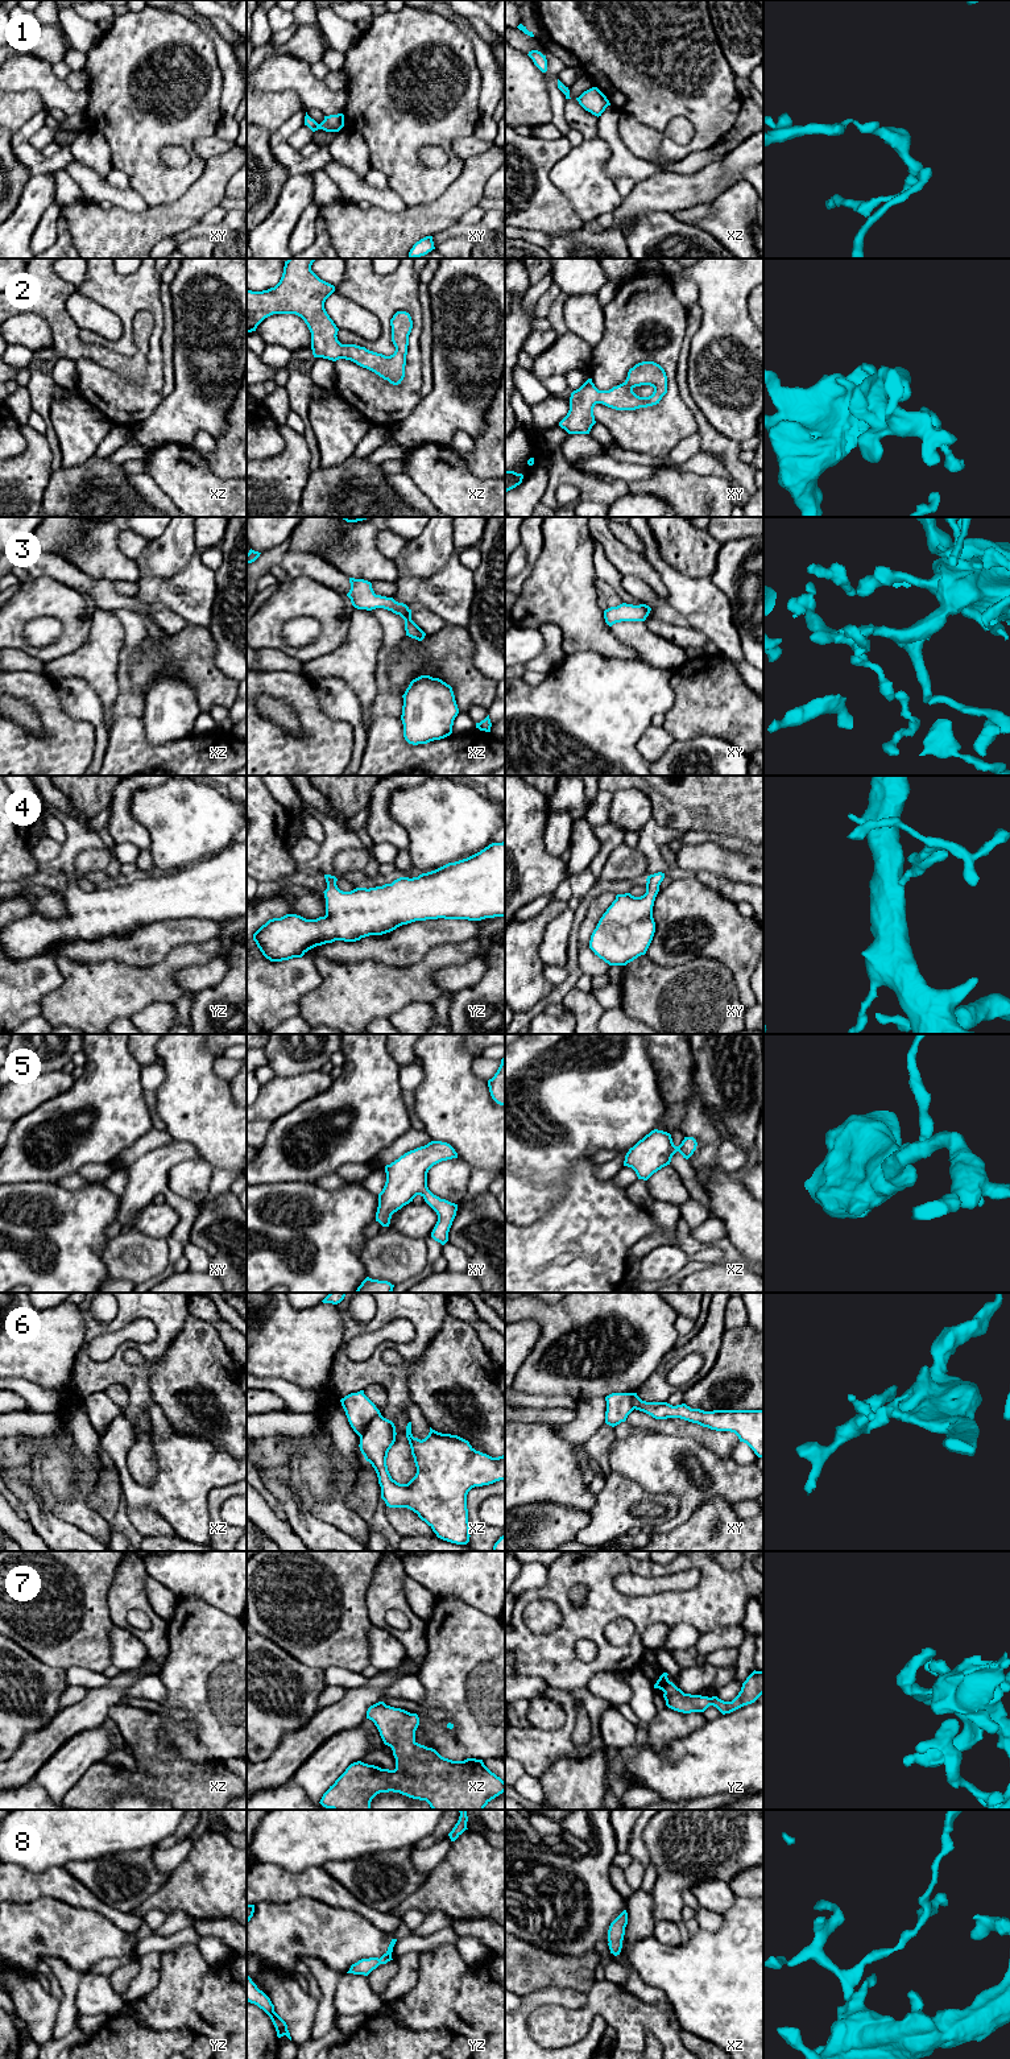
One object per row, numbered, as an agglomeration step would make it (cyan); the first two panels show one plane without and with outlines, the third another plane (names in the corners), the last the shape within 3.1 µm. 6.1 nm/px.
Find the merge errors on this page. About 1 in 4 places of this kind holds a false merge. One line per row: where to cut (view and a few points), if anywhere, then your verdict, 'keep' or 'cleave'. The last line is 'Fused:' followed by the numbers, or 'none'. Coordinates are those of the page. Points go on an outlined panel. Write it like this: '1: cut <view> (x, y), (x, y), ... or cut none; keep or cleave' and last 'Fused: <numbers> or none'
1: cut none; keep
2: cut none; keep
3: cut none; keep
4: cut none; keep
5: cut none; keep
6: cut xz (380, 1413), (360, 1437); cleave
7: cut none; keep
8: cut none; keep
Fused: 6

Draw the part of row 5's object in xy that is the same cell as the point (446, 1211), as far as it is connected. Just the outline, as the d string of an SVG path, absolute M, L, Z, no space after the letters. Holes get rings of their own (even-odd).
M431 1141L386 1165L386 1182L378 1194L376 1221L389 1227L392 1215L421 1195L438 1215L431 1237L444 1245L448 1241L458 1204L440 1199L429 1190L427 1173L434 1165L452 1158L458 1158L458 1153L450 1144Z

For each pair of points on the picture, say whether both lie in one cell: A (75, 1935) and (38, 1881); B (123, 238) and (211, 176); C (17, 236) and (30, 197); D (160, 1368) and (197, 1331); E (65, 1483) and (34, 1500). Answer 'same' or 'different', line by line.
A: different
B: same
C: same
D: same
E: different

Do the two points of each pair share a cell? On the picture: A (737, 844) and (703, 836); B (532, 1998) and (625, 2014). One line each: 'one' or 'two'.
A: one
B: two

